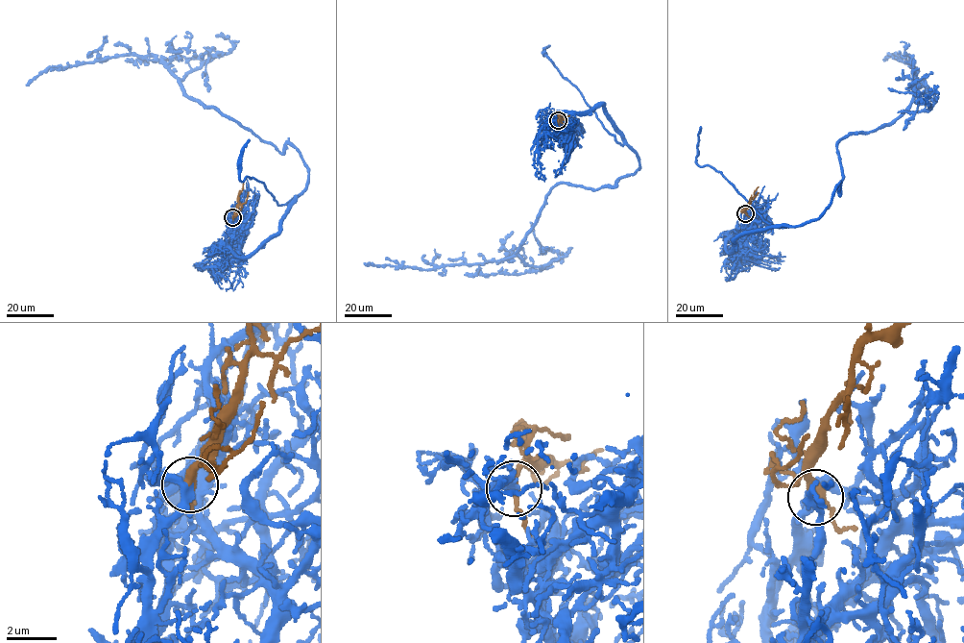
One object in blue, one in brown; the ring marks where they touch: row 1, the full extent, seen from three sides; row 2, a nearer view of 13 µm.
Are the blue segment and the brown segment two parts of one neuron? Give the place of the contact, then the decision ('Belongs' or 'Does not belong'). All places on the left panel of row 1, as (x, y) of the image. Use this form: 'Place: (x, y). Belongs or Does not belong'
Place: (232, 217). Belongs

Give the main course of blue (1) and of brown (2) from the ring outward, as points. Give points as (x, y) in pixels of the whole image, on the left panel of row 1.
1: (232, 217), (239, 257), (278, 234), (307, 178), (295, 148), (191, 99), (154, 57), (47, 67), (26, 86)
2: (232, 217), (243, 184)

